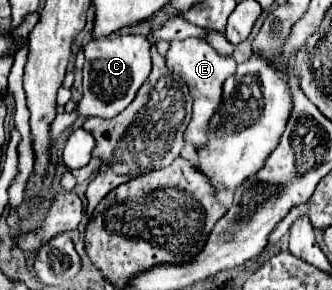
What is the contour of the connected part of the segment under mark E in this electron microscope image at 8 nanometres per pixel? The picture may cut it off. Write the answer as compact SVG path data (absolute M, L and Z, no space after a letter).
M184 39L184 41L170 41L170 49L166 53L166 65L170 65L170 71L182 77L194 99L194 113L190 127L186 129L184 141L190 145L204 145L208 133L208 121L222 99L222 83L226 81L226 77L230 77L236 71L236 61L232 55L220 55L204 39Z

